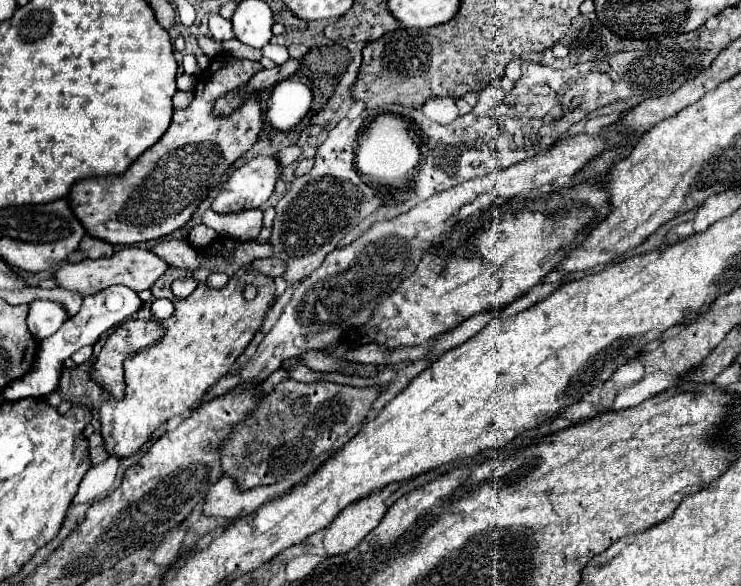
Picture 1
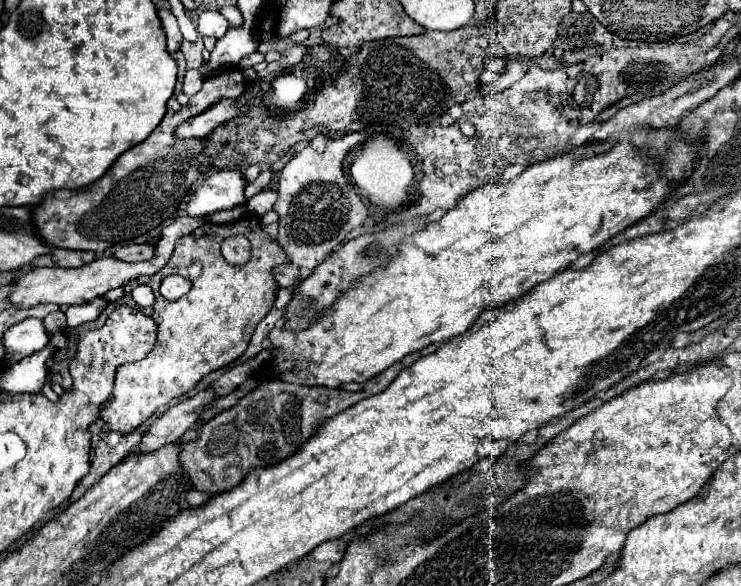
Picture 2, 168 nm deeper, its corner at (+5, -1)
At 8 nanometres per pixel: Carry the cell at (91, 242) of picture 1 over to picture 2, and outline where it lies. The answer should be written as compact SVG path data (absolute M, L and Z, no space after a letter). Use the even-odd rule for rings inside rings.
M61 247L53 251L55 265L59 267L81 267L91 263L95 257L97 255L93 251L73 251L73 249L61 249Z

